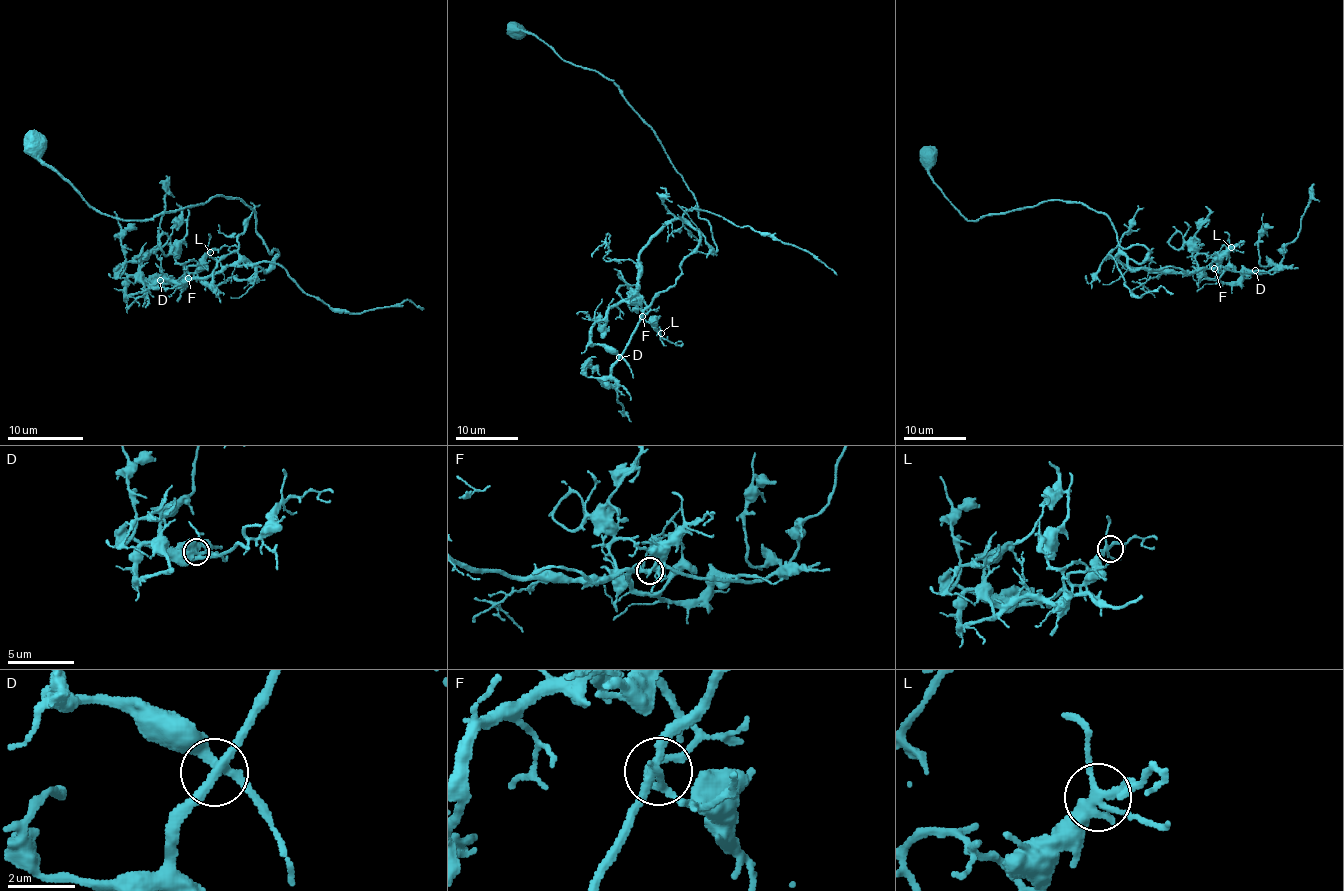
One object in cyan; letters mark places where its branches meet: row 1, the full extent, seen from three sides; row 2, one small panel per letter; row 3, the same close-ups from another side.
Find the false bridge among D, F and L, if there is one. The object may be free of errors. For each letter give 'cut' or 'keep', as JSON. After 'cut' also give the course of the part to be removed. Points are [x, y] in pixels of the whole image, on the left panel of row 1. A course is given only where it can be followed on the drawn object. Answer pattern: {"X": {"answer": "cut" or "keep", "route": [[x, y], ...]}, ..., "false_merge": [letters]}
{"D": {"answer": "keep"}, "F": {"answer": "cut", "route": [[188, 278], [190, 265], [197, 263], [178, 262], [176, 245], [186, 222], [176, 203]]}, "L": {"answer": "keep"}, "false_merge": ["F"]}

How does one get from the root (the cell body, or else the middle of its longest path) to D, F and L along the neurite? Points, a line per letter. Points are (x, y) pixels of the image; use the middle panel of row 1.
D: (704, 219), (710, 224), (717, 249), (707, 253), (695, 250), (682, 261), (679, 278), (644, 311), (619, 357)
F: (704, 219), (710, 224), (717, 249), (707, 253), (692, 252), (682, 261), (679, 278), (661, 292), (642, 315)
L: (704, 219), (717, 249), (692, 252), (682, 261), (679, 278), (644, 311), (661, 333)

